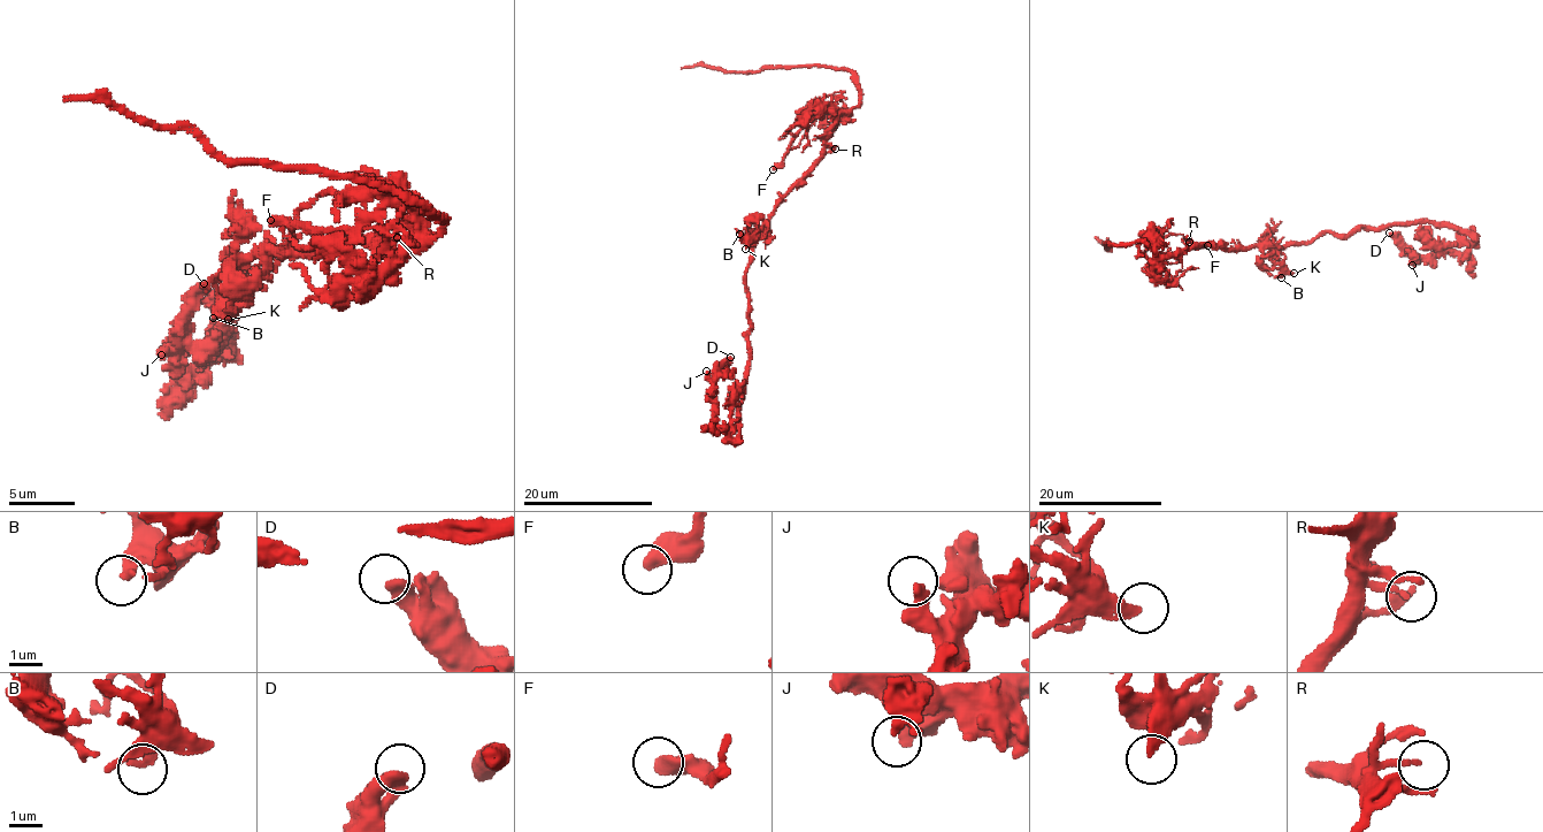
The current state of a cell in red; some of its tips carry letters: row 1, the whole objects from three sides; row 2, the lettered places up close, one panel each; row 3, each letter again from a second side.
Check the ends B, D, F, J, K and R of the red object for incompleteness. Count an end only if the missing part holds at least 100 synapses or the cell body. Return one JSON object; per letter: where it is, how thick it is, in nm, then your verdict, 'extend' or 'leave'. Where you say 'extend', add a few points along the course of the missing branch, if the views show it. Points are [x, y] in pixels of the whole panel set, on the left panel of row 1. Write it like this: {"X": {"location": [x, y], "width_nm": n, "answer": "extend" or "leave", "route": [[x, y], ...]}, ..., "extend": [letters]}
{"B": {"location": [213, 318], "width_nm": 320, "answer": "leave"}, "D": {"location": [204, 283], "width_nm": 460, "answer": "leave"}, "F": {"location": [270, 220], "width_nm": 500, "answer": "leave"}, "J": {"location": [161, 355], "width_nm": 380, "answer": "leave"}, "K": {"location": [228, 319], "width_nm": 300, "answer": "leave"}, "R": {"location": [397, 237], "width_nm": 160, "answer": "leave"}, "extend": []}

